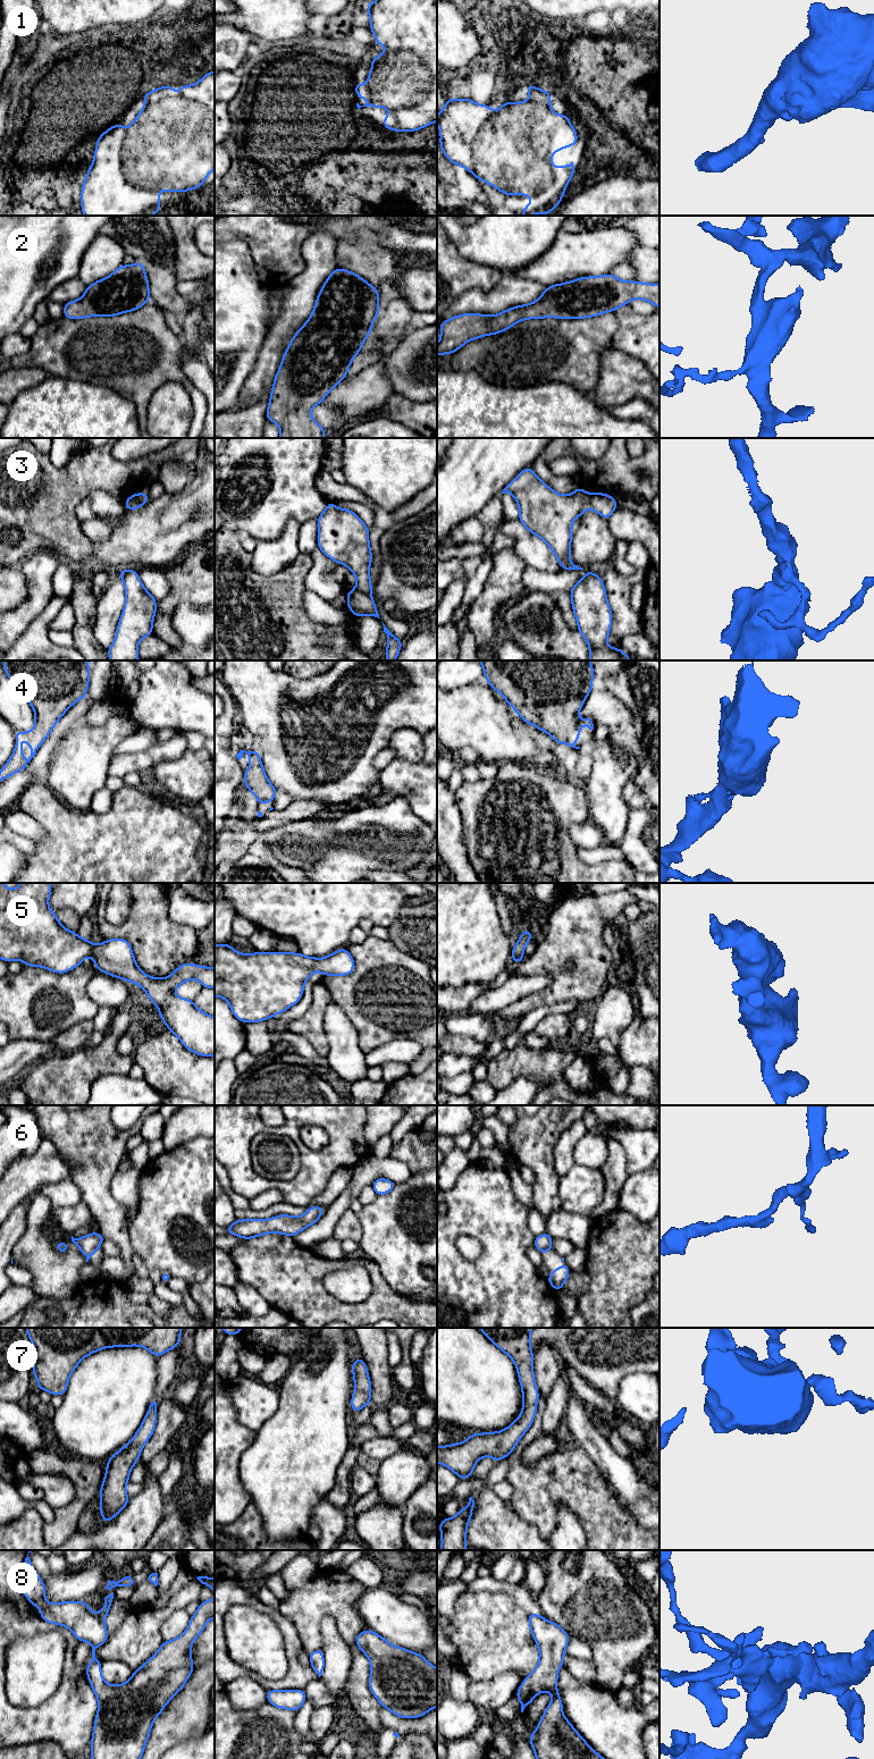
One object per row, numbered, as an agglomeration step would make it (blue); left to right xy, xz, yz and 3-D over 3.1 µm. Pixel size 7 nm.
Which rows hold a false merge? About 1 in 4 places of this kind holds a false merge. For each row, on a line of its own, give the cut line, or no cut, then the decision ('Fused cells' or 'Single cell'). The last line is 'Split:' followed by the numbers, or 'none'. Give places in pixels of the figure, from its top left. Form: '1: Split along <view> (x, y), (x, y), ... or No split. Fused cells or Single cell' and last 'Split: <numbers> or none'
1: No split. Single cell
2: No split. Single cell
3: Split along xz (354, 589), (369, 595). Fused cells
4: No split. Single cell
5: No split. Single cell
6: No split. Single cell
7: No split. Single cell
8: No split. Single cell
Split: 3

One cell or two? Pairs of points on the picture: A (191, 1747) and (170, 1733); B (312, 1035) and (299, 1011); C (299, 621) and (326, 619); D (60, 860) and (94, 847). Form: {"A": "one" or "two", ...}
{"A": "two", "B": "two", "C": "two", "D": "one"}

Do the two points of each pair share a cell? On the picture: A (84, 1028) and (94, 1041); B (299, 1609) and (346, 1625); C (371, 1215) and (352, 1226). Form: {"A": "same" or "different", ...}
{"A": "different", "B": "same", "C": "different"}

